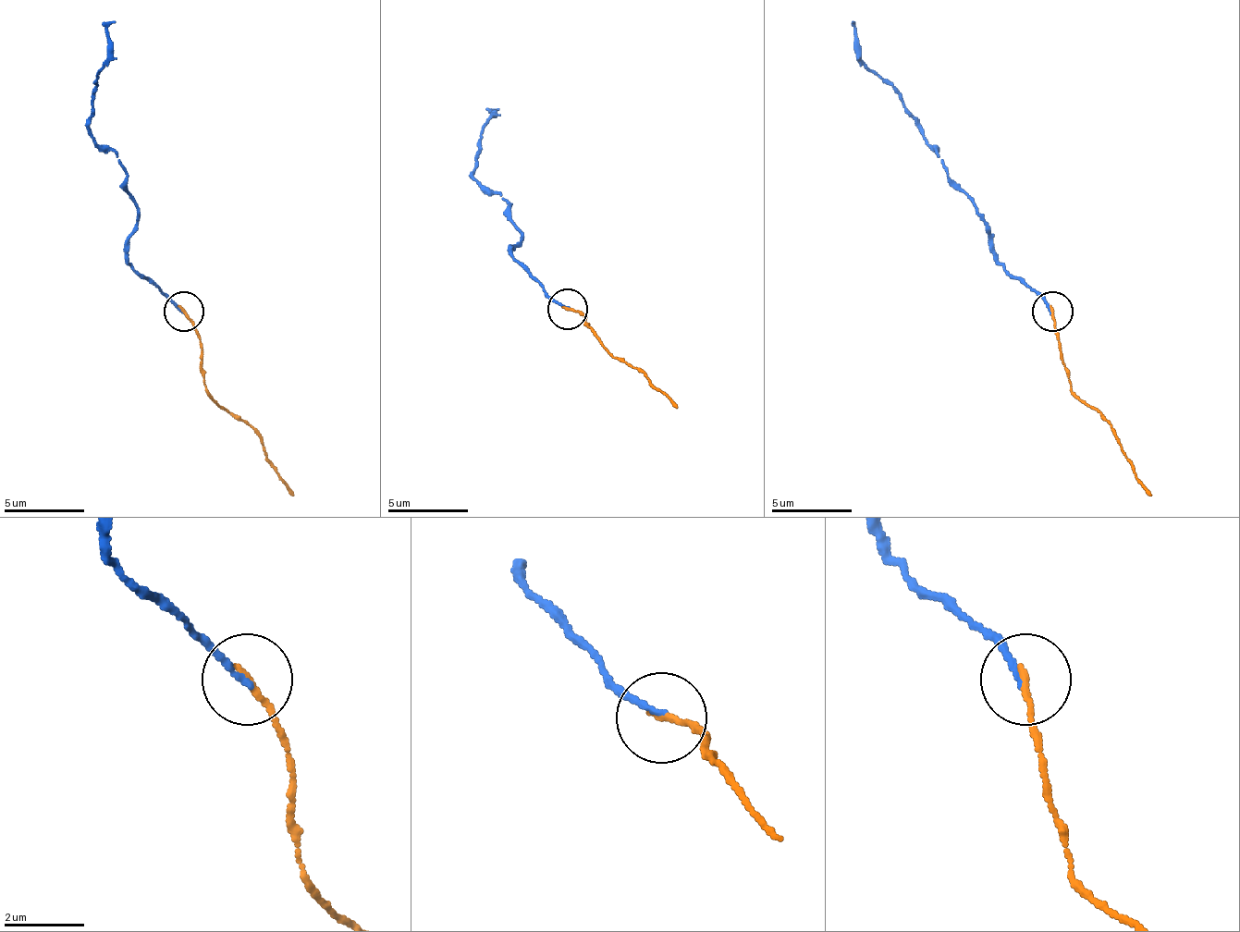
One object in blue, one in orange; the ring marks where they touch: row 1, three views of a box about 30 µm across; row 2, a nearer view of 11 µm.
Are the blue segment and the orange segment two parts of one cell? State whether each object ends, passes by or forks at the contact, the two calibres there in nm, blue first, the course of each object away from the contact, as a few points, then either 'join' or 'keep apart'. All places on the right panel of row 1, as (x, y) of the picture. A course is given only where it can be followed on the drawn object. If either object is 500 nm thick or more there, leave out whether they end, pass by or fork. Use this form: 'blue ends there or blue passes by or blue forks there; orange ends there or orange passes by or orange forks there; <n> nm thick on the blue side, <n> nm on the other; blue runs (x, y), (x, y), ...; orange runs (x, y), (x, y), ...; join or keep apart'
blue ends there; orange ends there; 140 nm thick on the blue side, 180 nm on the other; blue runs (1049, 310), (1000, 262), (976, 205), (961, 189), (944, 160), (920, 132), (903, 100), (871, 71), (851, 23); orange runs (1053, 310), (1074, 391), (1102, 415), (1114, 432), (1135, 480), (1150, 496); join

